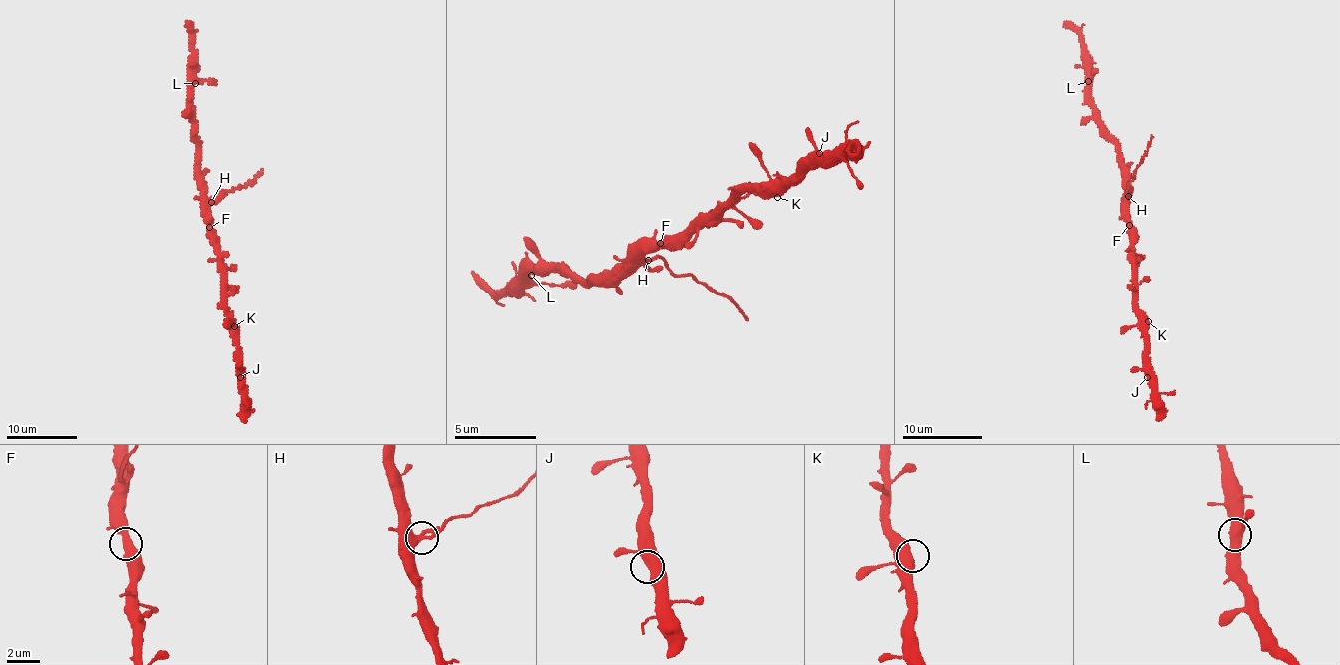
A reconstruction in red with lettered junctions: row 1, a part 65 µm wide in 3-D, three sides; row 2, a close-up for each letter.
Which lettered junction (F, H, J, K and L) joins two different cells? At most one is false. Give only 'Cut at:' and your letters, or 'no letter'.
Cut at: H

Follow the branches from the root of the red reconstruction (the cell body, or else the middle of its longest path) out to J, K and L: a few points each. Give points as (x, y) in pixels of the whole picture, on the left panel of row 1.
J: (211, 221), (211, 239), (221, 271), (223, 307), (237, 345), (240, 377)
K: (211, 221), (211, 239), (221, 271), (223, 307), (234, 326)
L: (211, 221), (198, 167), (199, 144), (191, 110), (191, 87), (195, 83)

